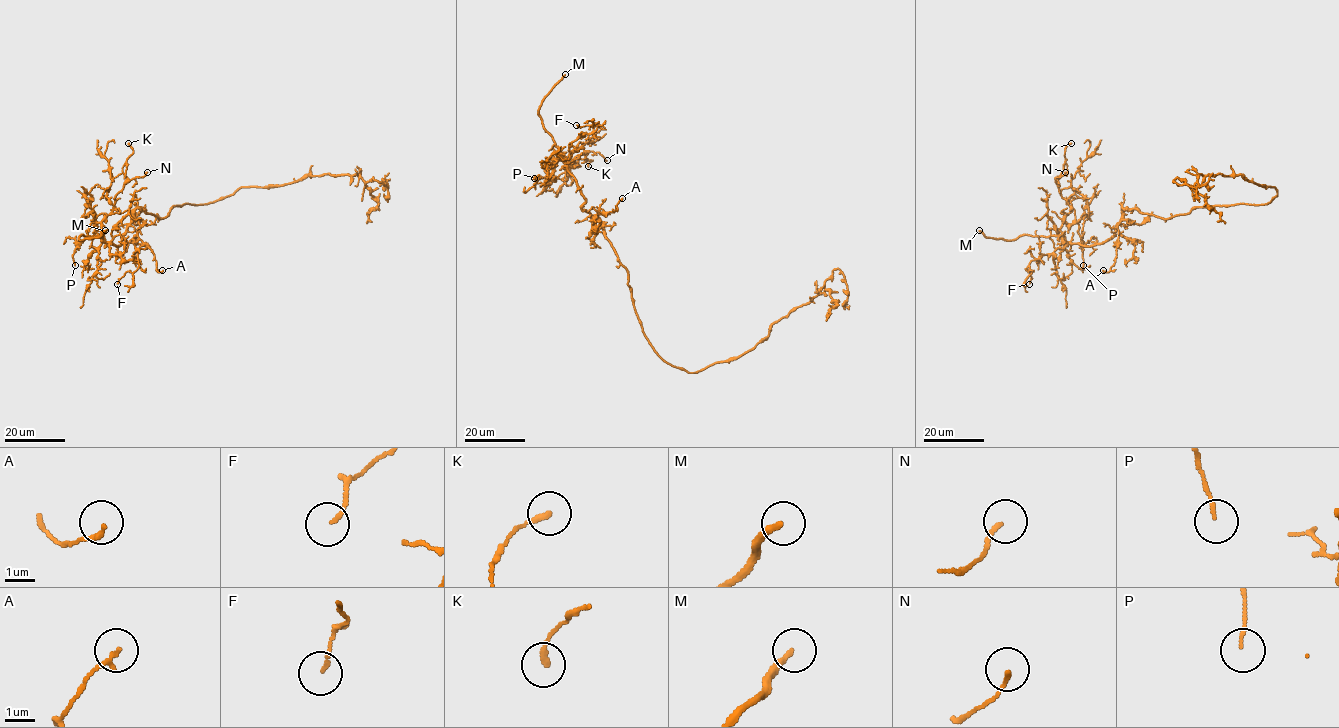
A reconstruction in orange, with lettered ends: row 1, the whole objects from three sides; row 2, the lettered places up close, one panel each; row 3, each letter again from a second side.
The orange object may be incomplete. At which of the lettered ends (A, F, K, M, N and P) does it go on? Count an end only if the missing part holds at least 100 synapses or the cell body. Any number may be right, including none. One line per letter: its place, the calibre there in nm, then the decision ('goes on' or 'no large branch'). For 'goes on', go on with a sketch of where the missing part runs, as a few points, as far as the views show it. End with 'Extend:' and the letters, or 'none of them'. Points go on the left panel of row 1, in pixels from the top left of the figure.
A: place (162, 270); calibre 150 nm; no large branch
F: place (117, 284); calibre 120 nm; no large branch
K: place (128, 143); calibre 200 nm; no large branch
M: place (105, 230); calibre 200 nm; goes on
N: place (147, 172); calibre 130 nm; no large branch
P: place (75, 265); calibre 100 nm; no large branch
Extend: M

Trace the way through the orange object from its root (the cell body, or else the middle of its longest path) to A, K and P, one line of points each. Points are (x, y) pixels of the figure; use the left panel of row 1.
A: (177, 205), (160, 219), (144, 209), (134, 213), (137, 236), (152, 250), (156, 270), (162, 270)
K: (177, 205), (160, 219), (136, 208), (124, 243), (103, 239), (101, 221), (127, 179), (128, 143)
P: (177, 205), (160, 219), (136, 208), (120, 246), (106, 242), (101, 224), (92, 223), (75, 249), (75, 265)

